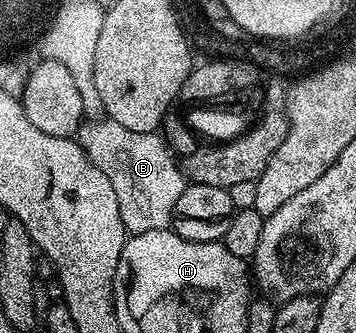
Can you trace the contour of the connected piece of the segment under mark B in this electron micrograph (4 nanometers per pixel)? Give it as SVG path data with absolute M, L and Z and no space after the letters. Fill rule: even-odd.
M108 117L83 121L76 132L77 143L110 180L118 197L124 229L131 235L169 227L178 198L188 182L183 169L172 158L167 141L156 132L127 130Z

